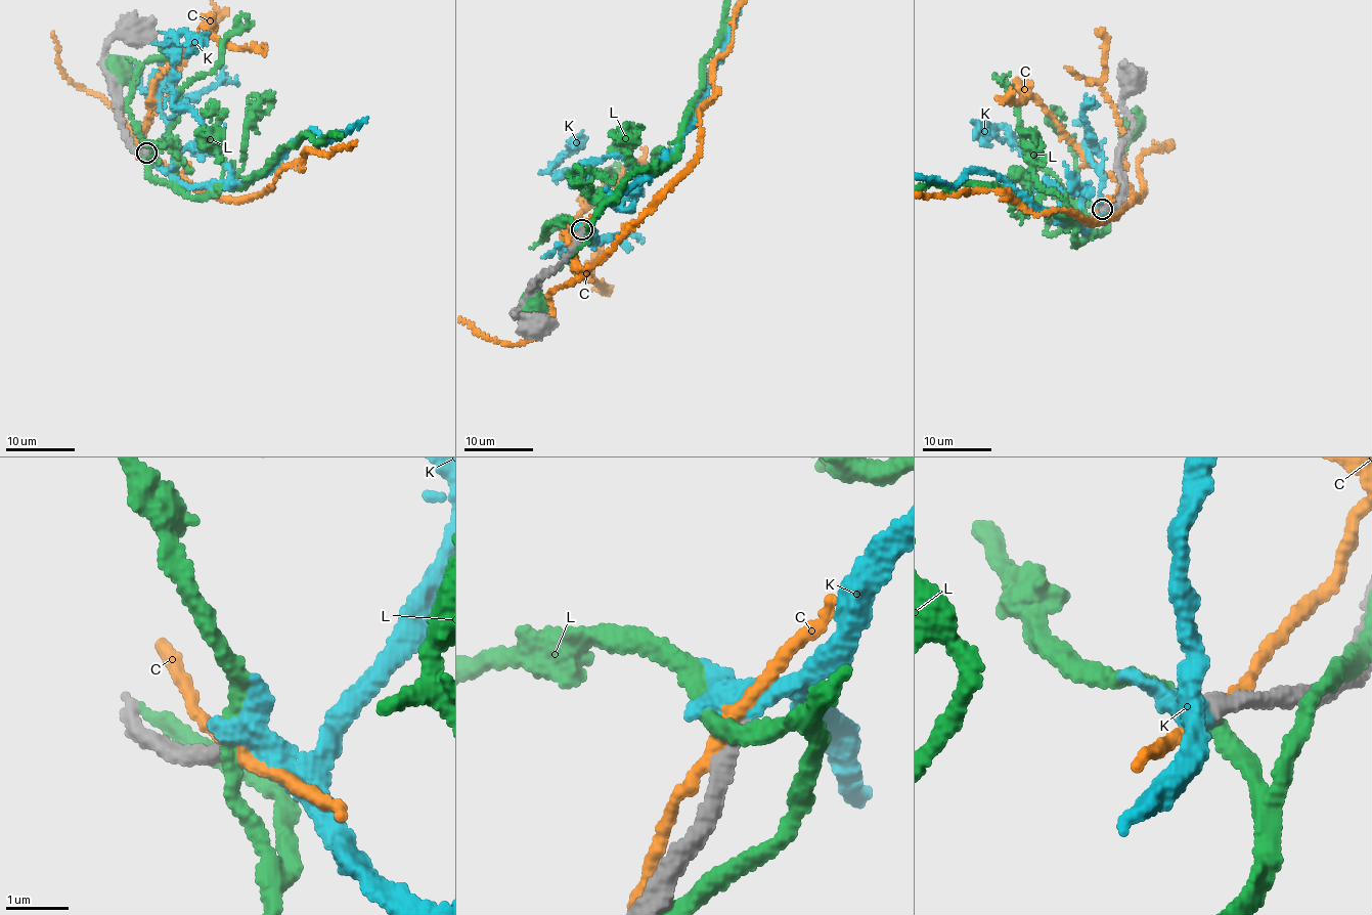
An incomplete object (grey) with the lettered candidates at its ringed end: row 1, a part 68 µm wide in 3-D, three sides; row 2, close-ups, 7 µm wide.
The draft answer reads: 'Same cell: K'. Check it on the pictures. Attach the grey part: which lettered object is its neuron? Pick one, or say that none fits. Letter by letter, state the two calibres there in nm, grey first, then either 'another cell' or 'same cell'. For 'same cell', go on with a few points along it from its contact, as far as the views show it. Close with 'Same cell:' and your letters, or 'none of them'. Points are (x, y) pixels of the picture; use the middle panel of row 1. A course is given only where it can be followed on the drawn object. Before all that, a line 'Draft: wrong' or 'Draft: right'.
Draft: right
C: 280 nm thick on the grey side, 200 nm on the other; another cell
K: 280 nm thick on the grey side, 360 nm on the other; same cell
L: 280 nm thick on the grey side, 240 nm on the other; another cell
Same cell: K

